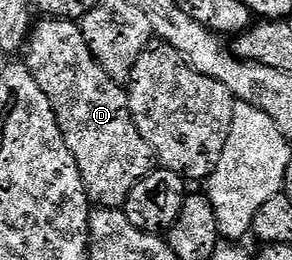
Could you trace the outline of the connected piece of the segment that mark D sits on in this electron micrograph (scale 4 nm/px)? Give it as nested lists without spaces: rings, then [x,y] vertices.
[[[62,19],[39,20],[34,22],[33,32],[30,34],[29,40],[25,46],[25,54],[27,53],[25,64],[27,66],[27,70],[35,75],[35,78],[37,79],[37,87],[41,87],[41,91],[45,91],[45,99],[49,99],[49,103],[53,107],[53,115],[61,127],[61,135],[69,147],[69,151],[73,155],[73,159],[81,171],[83,186],[87,192],[88,199],[91,200],[92,206],[101,209],[122,209],[123,204],[129,199],[129,191],[133,191],[133,187],[137,187],[137,183],[141,183],[141,179],[145,179],[145,175],[149,175],[151,170],[156,168],[157,162],[155,159],[155,153],[149,147],[149,143],[145,143],[145,139],[141,139],[141,135],[133,123],[131,112],[127,106],[126,88],[124,88],[120,82],[114,81],[109,75],[105,75],[105,71],[102,67],[95,62],[95,56],[91,54],[89,47],[85,43],[85,35],[83,34],[82,28],[80,28],[80,26],[73,21],[65,21]]]

